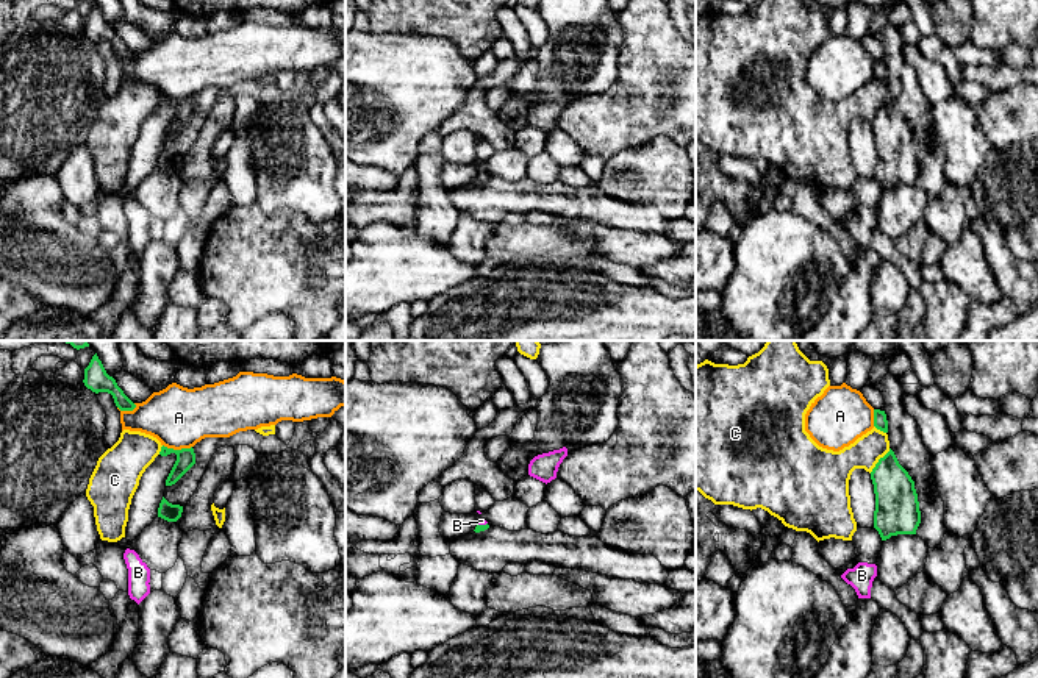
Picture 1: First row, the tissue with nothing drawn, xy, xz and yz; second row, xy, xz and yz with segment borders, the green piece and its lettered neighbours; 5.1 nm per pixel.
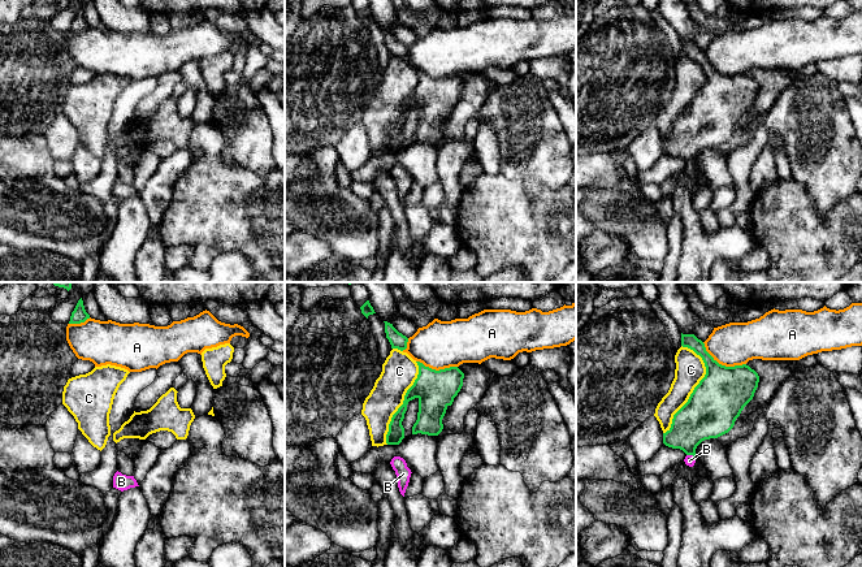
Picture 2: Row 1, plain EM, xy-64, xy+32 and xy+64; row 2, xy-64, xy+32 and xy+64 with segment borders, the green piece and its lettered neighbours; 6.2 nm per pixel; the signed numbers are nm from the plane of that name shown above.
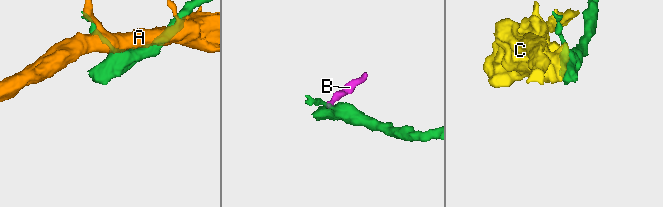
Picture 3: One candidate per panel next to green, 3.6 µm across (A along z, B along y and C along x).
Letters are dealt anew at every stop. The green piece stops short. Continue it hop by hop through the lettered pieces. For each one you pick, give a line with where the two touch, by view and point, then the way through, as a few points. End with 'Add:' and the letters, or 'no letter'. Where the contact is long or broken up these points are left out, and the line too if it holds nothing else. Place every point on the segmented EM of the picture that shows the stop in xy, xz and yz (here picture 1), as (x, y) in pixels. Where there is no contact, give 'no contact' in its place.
B: meets green in xz at (482, 525); runs through xz (479, 528), (482, 525), (482, 520)
Add: B

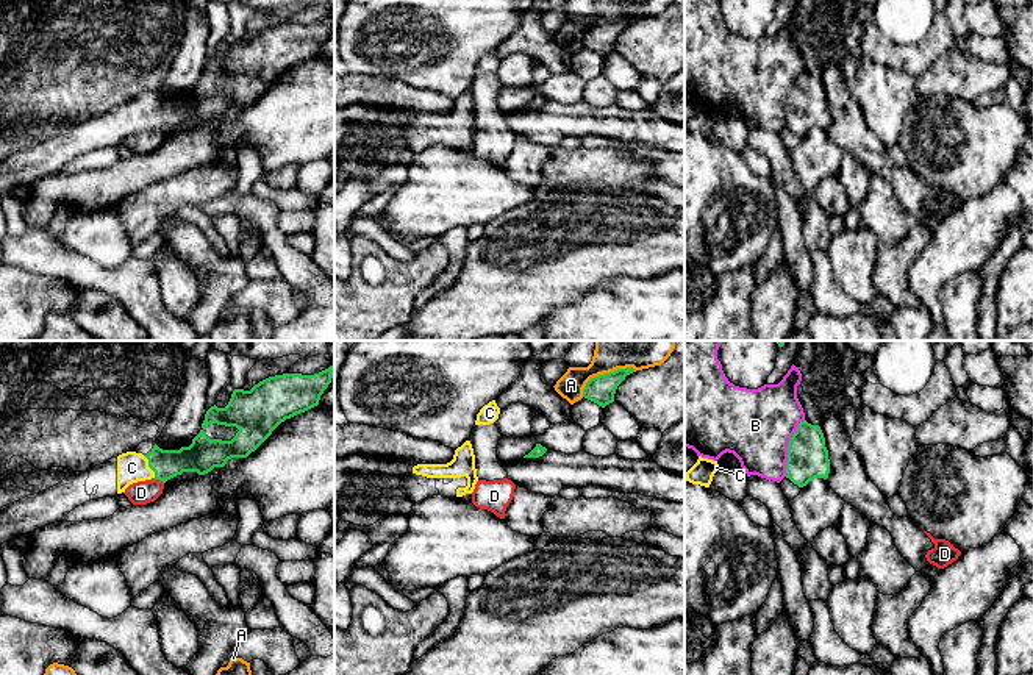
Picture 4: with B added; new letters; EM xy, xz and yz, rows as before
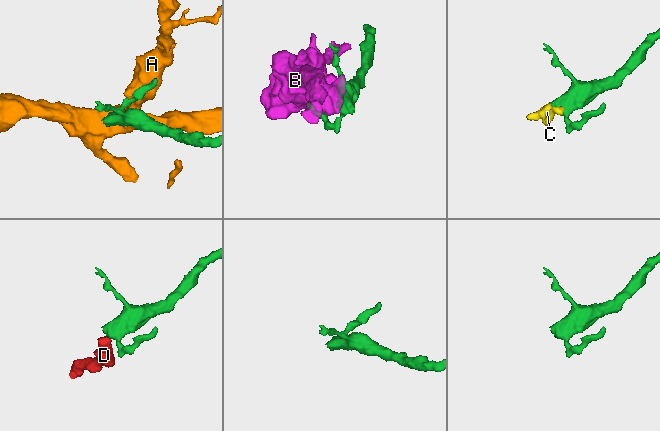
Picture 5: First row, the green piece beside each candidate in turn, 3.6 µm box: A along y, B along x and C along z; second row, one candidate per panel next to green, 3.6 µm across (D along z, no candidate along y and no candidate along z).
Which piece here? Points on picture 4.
C: meets green in xy at (149, 466); runs through xy (166, 464), (149, 466), (132, 467)
Add: C

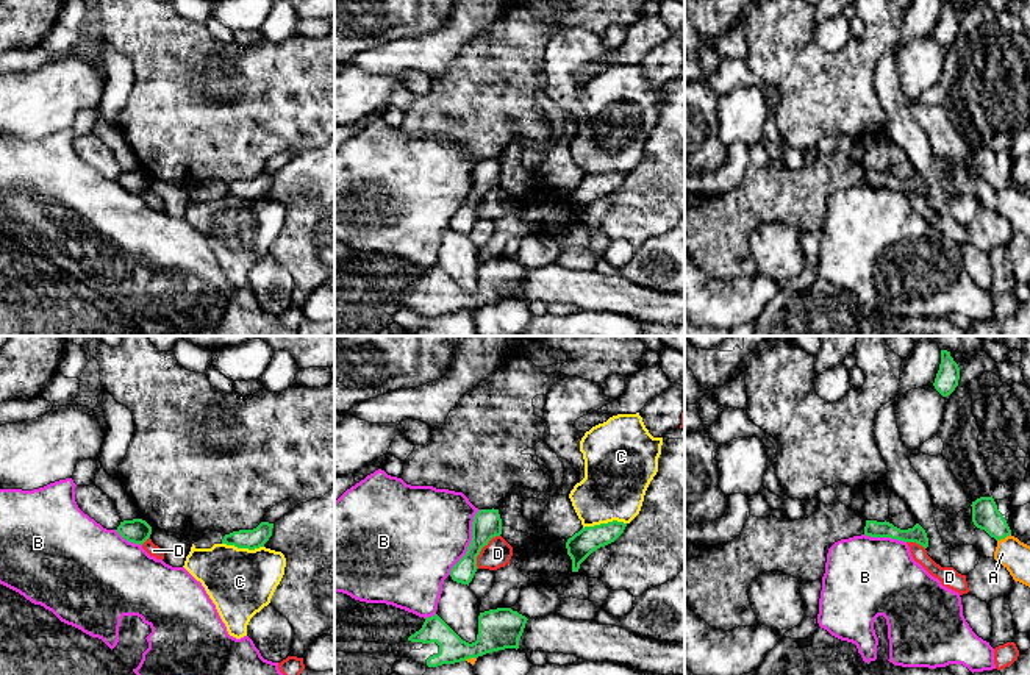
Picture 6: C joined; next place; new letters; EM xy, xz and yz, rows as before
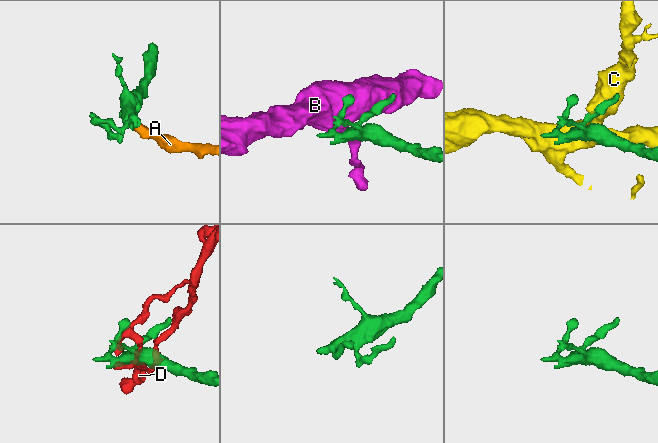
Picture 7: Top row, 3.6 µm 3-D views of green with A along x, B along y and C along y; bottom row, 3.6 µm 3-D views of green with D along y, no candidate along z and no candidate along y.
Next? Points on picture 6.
Add: no letter

